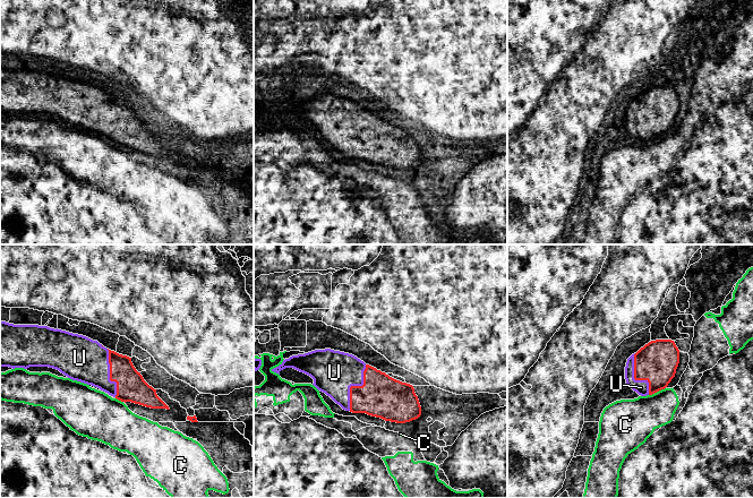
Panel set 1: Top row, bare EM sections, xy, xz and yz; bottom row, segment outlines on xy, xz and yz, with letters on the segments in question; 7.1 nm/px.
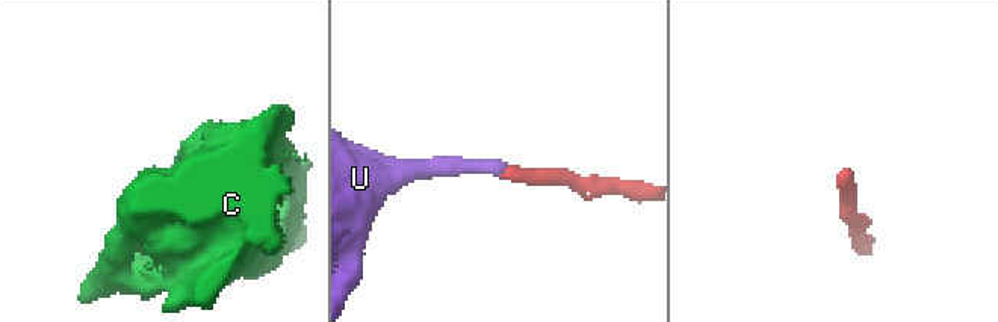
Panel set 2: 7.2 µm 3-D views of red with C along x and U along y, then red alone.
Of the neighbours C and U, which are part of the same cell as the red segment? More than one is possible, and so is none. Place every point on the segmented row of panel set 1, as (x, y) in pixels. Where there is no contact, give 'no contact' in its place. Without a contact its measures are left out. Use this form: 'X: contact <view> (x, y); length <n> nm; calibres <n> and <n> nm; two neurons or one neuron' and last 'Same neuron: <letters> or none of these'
C: contact yz (657, 391); length 130 nm; calibres 300 and 300 nm; two neurons
U: contact xz (354, 386); length 340 nm; calibres 300 and 300 nm; one neuron
Same neuron: U

